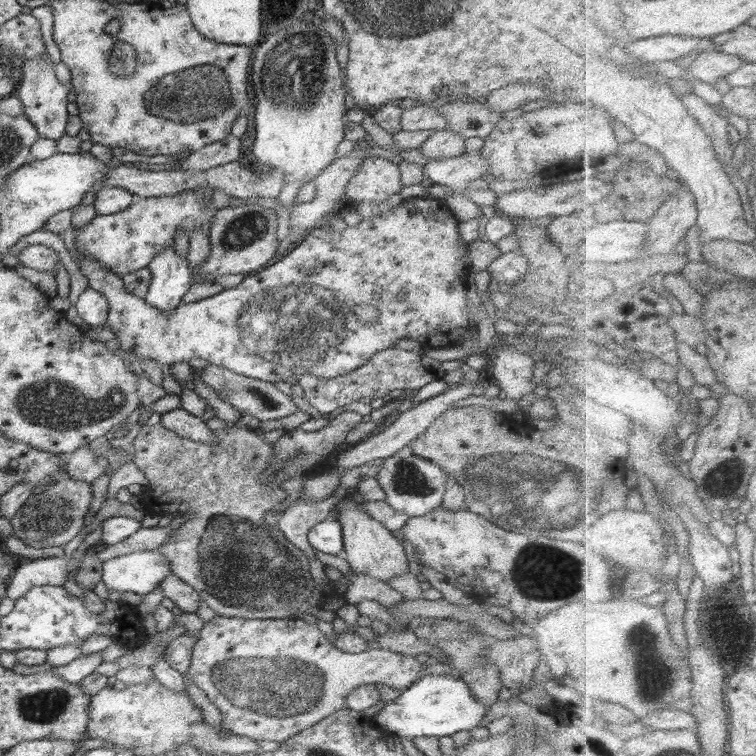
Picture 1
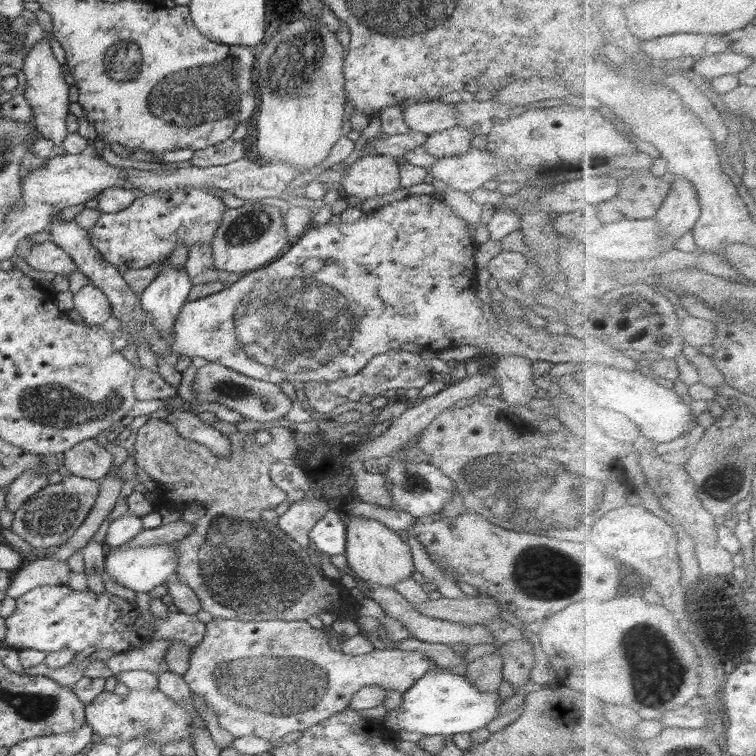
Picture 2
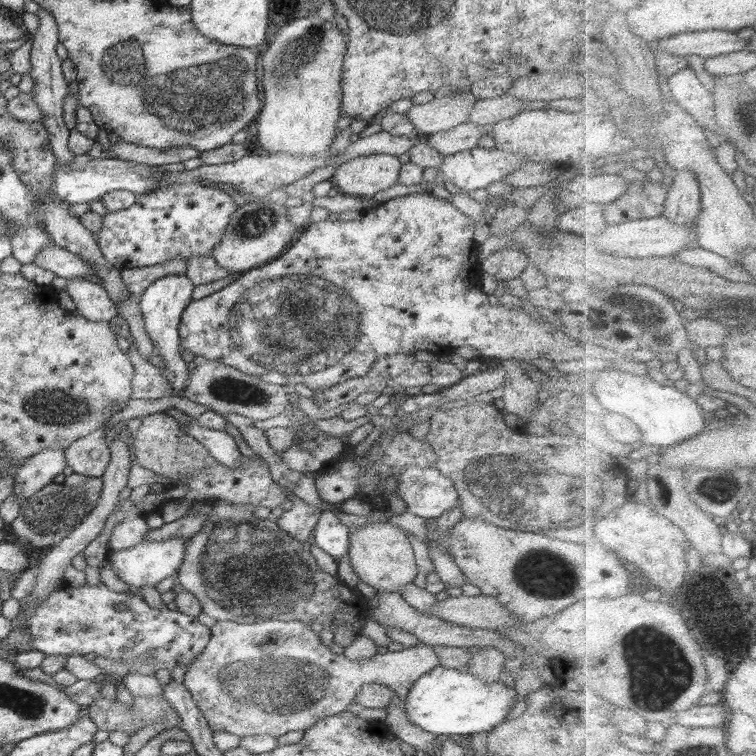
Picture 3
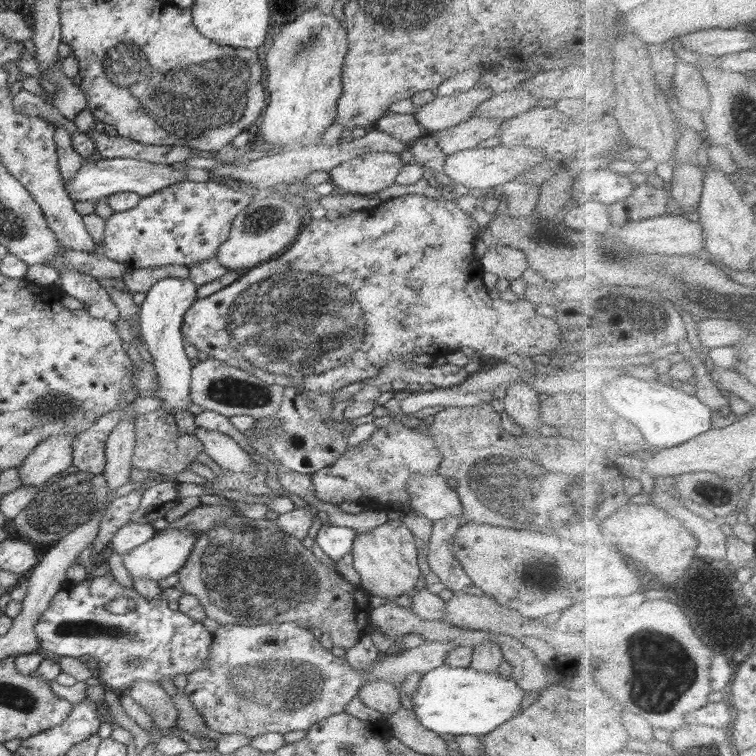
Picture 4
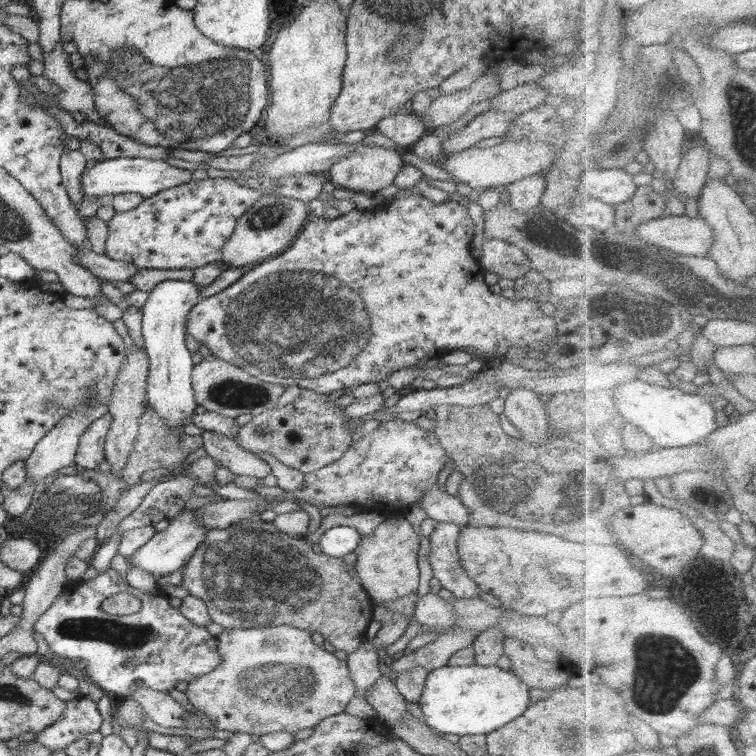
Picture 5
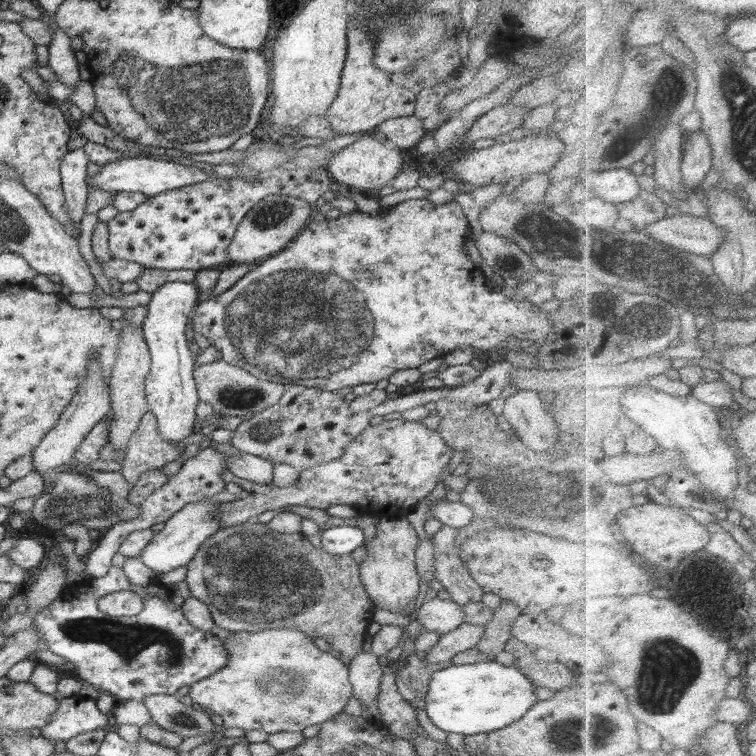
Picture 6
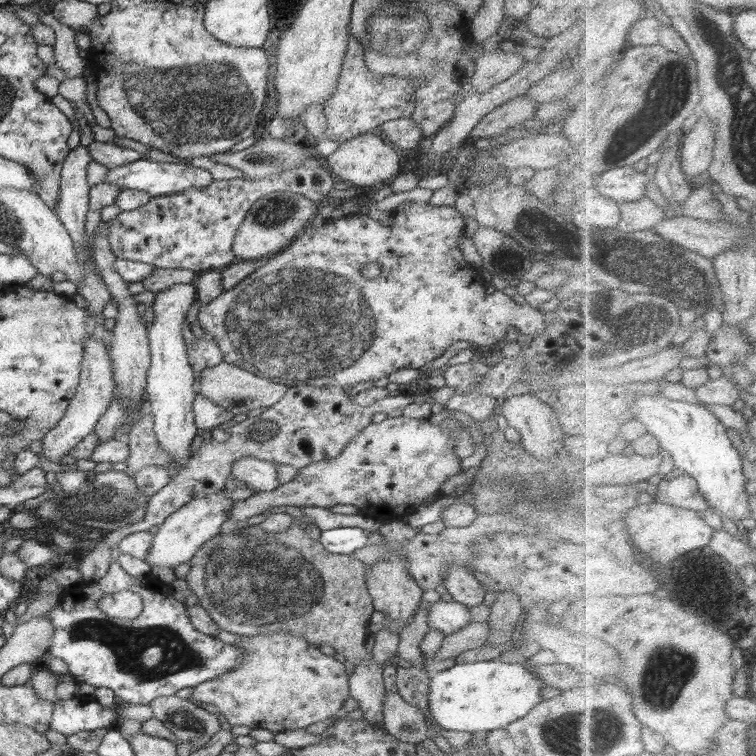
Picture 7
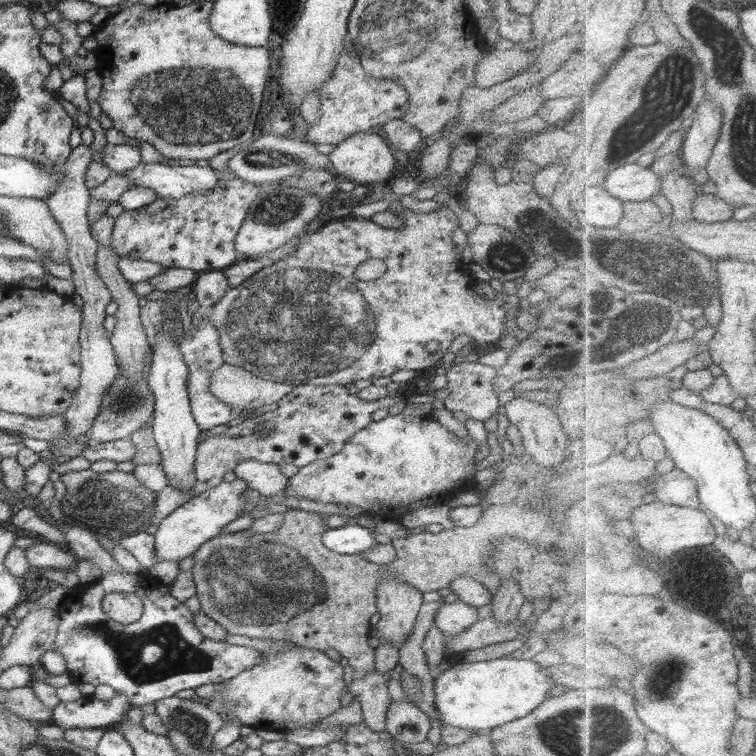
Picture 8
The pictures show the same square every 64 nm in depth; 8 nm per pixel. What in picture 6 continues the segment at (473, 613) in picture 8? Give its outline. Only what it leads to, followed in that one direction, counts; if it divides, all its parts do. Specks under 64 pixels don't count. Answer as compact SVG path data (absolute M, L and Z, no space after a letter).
M434 597L422 603L416 620L426 631L441 636L464 623L464 615L462 605Z

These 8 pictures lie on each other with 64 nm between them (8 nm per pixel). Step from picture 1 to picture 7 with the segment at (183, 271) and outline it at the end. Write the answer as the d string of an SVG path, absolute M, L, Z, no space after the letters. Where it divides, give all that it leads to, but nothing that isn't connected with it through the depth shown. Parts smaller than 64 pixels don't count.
M178 283L174 286L166 287L164 290L155 293L155 299L151 304L153 308L153 321L147 326L147 337L149 340L151 365L147 374L147 385L145 391L148 394L149 412L154 416L154 434L160 442L160 446L166 454L170 454L172 463L176 464L175 472L180 472L184 464L192 458L191 445L195 437L200 434L200 430L195 424L192 405L196 399L196 390L199 383L193 373L193 366L189 361L187 344L182 335L182 322L186 318L190 306L196 301L197 294L193 283Z

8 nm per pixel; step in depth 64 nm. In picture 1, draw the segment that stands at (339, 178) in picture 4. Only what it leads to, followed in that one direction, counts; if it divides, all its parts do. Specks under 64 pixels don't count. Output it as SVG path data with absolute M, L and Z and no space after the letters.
M368 157L346 185L345 201L348 205L380 202L402 188L398 165L382 157Z

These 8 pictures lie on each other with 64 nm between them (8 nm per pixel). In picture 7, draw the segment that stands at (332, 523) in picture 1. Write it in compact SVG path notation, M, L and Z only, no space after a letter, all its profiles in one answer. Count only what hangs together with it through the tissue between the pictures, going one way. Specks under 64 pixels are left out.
M342 527L322 531L319 542L332 554L352 555L355 550L369 546L373 540L368 538L368 532L362 528Z

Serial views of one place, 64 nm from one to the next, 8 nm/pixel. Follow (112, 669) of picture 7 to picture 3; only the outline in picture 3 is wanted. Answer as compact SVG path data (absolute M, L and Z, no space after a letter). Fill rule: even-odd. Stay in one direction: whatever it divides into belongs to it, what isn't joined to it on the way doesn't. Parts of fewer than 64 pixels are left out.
M104 581L98 585L86 584L78 588L63 585L51 590L39 605L35 605L33 600L35 596L32 593L19 600L20 611L11 620L12 629L23 626L29 632L29 645L48 656L76 656L94 652L117 663L126 660L126 665L120 665L115 674L108 675L107 682L117 686L130 674L156 676L160 669L172 672L177 662L188 666L204 650L211 635L210 629L201 624L195 616L167 609L164 603L158 608L152 608L144 598L133 592L118 593L109 590L108 583ZM119 604L125 604L127 607L118 610ZM29 608L31 613L27 613ZM152 651L155 652L155 662L147 662L138 668L133 666L133 660L137 656Z

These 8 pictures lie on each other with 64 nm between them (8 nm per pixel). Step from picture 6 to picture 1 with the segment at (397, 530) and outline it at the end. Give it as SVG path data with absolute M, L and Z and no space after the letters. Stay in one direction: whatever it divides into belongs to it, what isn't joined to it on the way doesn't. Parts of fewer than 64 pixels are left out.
M344 497L336 503L333 514L342 526L342 539L344 540L342 554L352 569L384 582L388 582L390 578L399 574L409 572L408 559L406 559L400 536L393 534L393 531L374 520L363 509L362 503L358 504L358 500Z

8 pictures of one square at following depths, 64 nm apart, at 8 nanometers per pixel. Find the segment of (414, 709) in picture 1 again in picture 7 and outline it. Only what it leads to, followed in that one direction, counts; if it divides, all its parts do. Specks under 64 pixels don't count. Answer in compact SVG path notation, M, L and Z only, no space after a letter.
M496 658L486 662L455 664L449 669L431 674L430 694L427 708L433 722L443 730L462 732L489 732L506 728L511 722L520 720L540 701L541 688L546 684L525 664L502 662Z

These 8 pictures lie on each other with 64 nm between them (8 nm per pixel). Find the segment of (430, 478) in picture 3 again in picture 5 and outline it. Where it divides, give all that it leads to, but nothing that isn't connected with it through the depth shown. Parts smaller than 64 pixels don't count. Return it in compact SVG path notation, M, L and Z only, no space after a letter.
M437 483L419 498L418 506L424 510L428 518L435 522L451 522L461 527L469 525L468 515L471 511L460 501L456 495L450 495L445 488L440 488Z

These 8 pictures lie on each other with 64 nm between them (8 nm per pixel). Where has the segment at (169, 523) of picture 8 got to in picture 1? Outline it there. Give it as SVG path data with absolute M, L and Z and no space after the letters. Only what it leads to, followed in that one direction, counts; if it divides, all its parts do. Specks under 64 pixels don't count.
M157 549L131 552L103 562L102 582L116 596L120 592L146 595L171 573L169 560Z

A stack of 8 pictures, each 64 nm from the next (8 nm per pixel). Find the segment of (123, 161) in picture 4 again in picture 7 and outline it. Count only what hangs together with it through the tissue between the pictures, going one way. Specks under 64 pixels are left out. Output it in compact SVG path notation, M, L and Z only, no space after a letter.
M144 156L124 166L109 169L104 180L114 186L119 186L122 191L126 189L143 190L150 194L150 197L172 196L172 194L181 193L190 187L208 186L214 181L208 170L193 165L186 165L186 163L150 161Z

